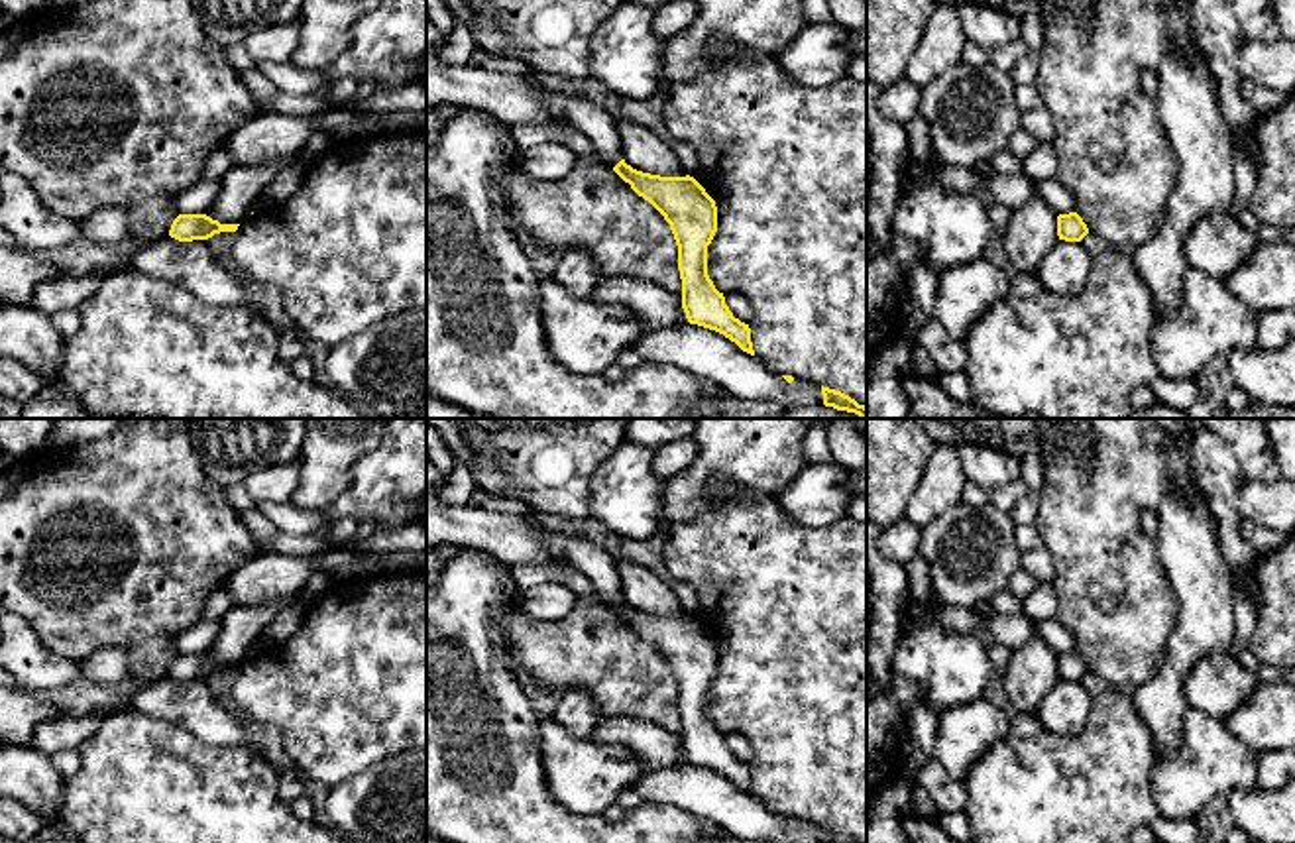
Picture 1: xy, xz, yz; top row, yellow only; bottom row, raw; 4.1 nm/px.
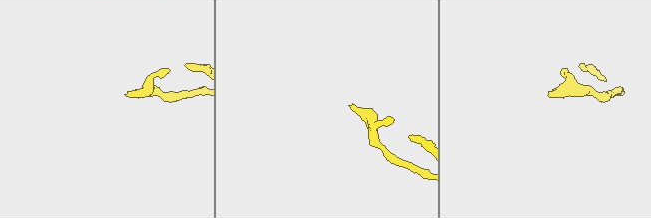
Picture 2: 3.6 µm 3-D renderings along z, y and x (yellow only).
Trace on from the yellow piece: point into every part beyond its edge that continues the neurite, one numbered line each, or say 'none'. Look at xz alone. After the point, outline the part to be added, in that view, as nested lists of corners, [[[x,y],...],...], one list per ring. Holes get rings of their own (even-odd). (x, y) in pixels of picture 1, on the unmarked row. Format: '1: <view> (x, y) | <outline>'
1: xz (600, 566) | [[[535,513],[521,517],[538,529],[538,534],[552,554],[564,558],[570,566],[591,580],[601,603],[613,609],[623,599],[617,558],[582,536],[568,536],[564,533],[544,529]]]

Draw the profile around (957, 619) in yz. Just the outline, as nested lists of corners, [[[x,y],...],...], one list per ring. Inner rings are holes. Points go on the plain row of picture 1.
[[[941,605],[941,623],[951,633],[973,633],[983,623],[983,615],[969,607]]]

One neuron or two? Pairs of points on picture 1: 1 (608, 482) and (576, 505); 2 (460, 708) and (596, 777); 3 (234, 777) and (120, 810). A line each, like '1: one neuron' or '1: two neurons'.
1: two neurons
2: two neurons
3: one neuron

